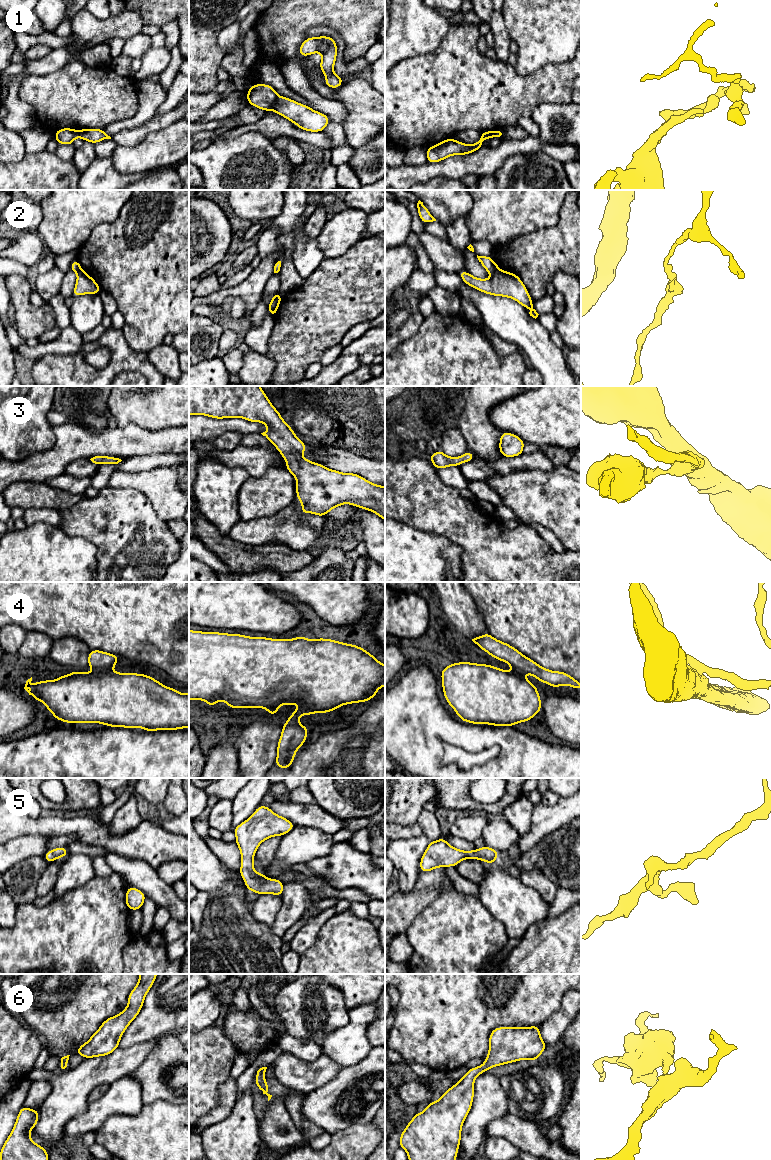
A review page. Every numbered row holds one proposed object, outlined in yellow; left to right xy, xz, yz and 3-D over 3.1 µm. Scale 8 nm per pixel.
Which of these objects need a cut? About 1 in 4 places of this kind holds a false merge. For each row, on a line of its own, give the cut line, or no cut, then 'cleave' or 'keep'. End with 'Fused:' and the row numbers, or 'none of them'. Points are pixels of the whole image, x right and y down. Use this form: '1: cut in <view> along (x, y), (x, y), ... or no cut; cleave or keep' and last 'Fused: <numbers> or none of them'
1: cut in xz along (278, 97), (271, 109); cleave
2: cut in yz along (498, 268), (492, 274); cleave
3: no cut; keep
4: cut in xy along (108, 669), (96, 672); cleave
5: no cut; keep
6: no cut; keep
Fused: 1, 2, 4

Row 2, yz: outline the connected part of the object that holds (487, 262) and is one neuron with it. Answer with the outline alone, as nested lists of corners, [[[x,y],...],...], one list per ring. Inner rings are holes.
[[[477,255],[477,258],[489,274],[493,274],[499,269],[499,266],[493,261],[492,257]]]

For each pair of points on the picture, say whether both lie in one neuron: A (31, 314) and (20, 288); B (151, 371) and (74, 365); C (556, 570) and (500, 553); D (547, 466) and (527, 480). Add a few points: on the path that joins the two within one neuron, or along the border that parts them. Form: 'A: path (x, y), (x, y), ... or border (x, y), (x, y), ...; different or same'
A: path (25, 308), (21, 303), (20, 294); same
B: path (132, 364), (117, 364), (107, 374), (93, 374); same
C: path (542, 570), (517, 570), (514, 567); same
D: border (554, 467), (549, 471), (518, 470); different

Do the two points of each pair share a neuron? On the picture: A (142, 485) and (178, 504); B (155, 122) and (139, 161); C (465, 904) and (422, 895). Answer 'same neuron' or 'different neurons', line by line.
A: same neuron
B: different neurons
C: different neurons

